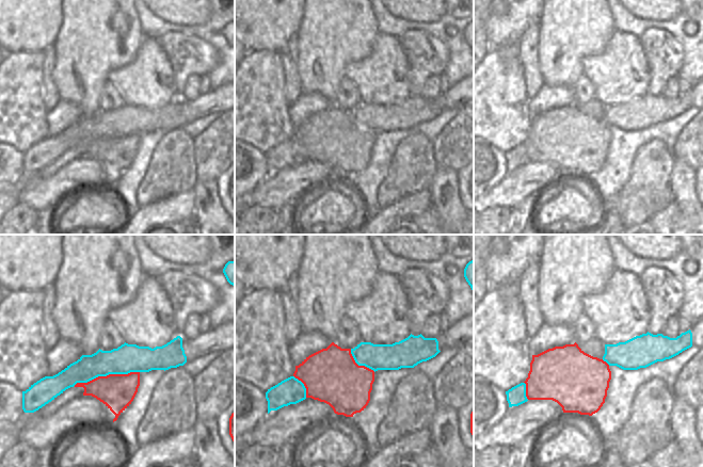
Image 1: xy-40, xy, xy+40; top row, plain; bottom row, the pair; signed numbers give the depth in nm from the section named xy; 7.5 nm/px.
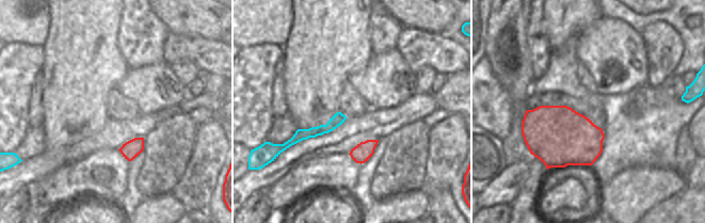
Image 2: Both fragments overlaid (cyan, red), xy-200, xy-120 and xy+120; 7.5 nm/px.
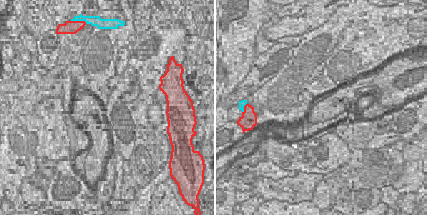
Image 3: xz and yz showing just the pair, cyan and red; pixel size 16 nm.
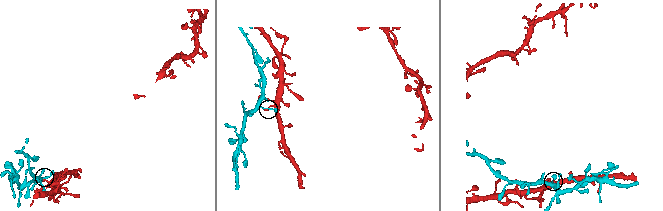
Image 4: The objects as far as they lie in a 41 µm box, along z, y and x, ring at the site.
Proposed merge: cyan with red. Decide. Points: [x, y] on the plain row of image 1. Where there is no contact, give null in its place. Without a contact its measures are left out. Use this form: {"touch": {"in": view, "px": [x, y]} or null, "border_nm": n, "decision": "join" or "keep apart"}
{"touch": {"in": "xy-40", "px": [106, 137]}, "border_nm": 500, "decision": "keep apart"}

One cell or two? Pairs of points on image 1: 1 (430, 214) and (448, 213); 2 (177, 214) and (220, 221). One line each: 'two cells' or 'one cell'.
1: two cells
2: two cells

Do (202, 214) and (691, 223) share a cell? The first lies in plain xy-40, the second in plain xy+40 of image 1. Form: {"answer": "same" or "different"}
{"answer": "different"}

